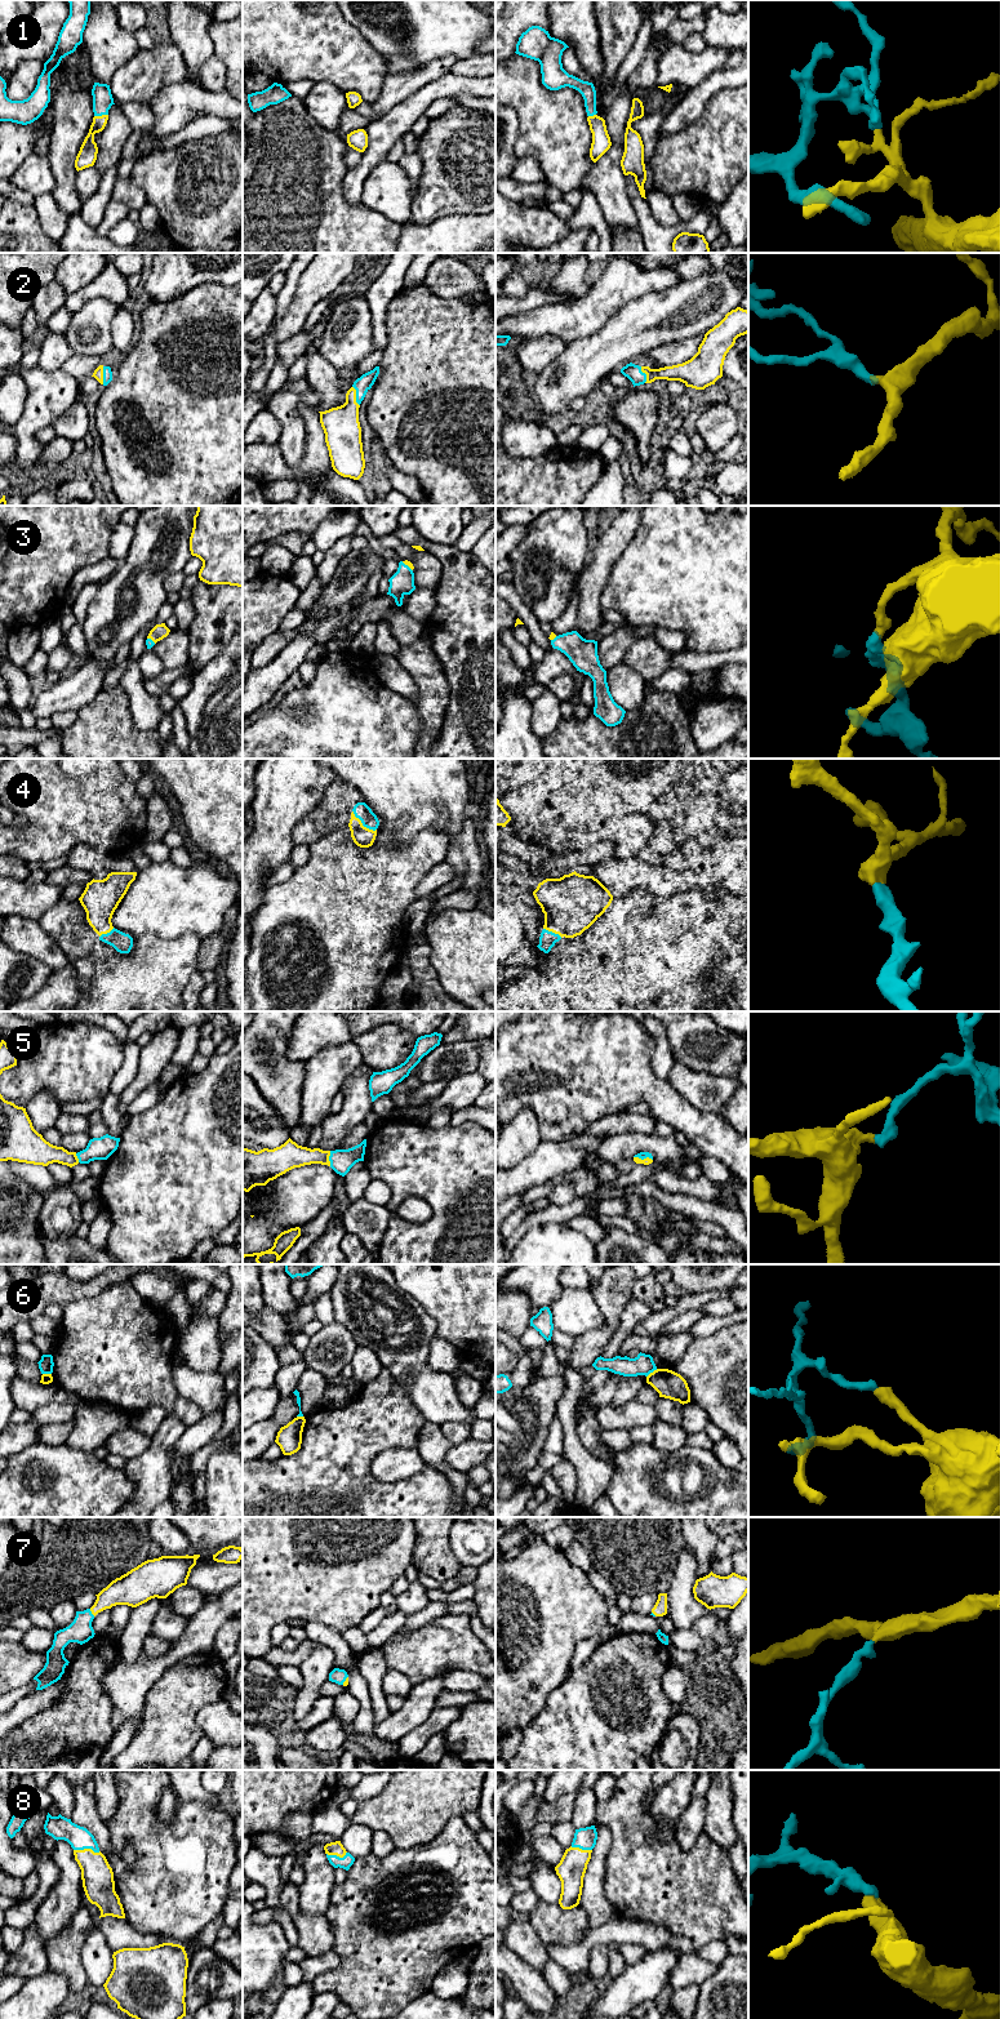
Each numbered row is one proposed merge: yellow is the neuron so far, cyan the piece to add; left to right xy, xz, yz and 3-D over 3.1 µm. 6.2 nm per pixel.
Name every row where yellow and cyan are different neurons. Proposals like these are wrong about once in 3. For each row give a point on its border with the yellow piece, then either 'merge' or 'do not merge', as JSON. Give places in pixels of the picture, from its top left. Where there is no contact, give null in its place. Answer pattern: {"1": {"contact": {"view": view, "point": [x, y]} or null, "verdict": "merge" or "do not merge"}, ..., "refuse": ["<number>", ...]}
{"1": {"contact": {"view": "xy", "point": [102, 115]}, "verdict": "merge"}, "2": {"contact": {"view": "xz", "point": [355, 396]}, "verdict": "merge"}, "3": {"contact": {"view": "xz", "point": [407, 564]}, "verdict": "merge"}, "4": {"contact": {"view": "xz", "point": [361, 825]}, "verdict": "merge"}, "5": {"contact": {"view": "xz", "point": [328, 1159]}, "verdict": "merge"}, "6": {"contact": {"view": "yz", "point": [653, 1372]}, "verdict": "do not merge"}, "7": {"contact": {"view": "xy", "point": [92, 1613]}, "verdict": "merge"}, "8": {"contact": {"view": "xy", "point": [87, 1849]}, "verdict": "merge"}, "refuse": ["6"]}

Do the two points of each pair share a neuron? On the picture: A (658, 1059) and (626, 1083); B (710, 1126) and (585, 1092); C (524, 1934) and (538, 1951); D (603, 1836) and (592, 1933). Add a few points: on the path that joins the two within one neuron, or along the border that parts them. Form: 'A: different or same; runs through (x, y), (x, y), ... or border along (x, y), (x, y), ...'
A: different; border along (650, 1034), (656, 1043), (652, 1070), (665, 1080)
B: same; runs through (679, 1113), (654, 1092), (616, 1092)
C: same; runs through (525, 1938), (534, 1947)
D: different; border along (617, 1915), (604, 1924), (591, 1928)

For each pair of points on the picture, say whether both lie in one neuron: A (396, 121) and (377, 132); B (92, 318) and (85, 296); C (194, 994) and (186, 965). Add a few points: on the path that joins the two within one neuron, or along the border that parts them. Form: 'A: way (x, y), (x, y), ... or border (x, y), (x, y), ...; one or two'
A: way (391, 127), (382, 132); one
B: border (118, 305), (103, 298), (93, 298), (72, 314); two
C: border (196, 970), (181, 997); two

